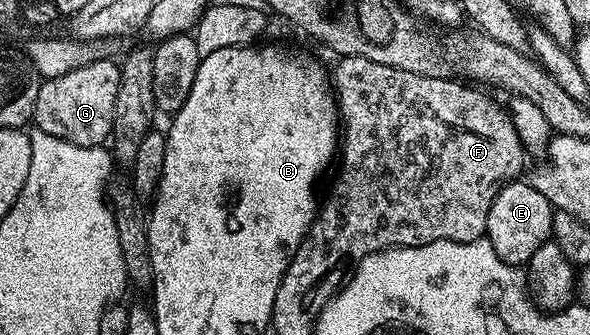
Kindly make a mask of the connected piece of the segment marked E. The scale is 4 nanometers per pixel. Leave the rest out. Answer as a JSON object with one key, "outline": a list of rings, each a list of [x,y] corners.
{"outline":[[[529,180],[509,181],[496,195],[492,207],[488,211],[485,240],[492,243],[496,255],[509,265],[525,266],[536,255],[536,247],[540,247],[552,237],[552,219],[556,210]]]}

